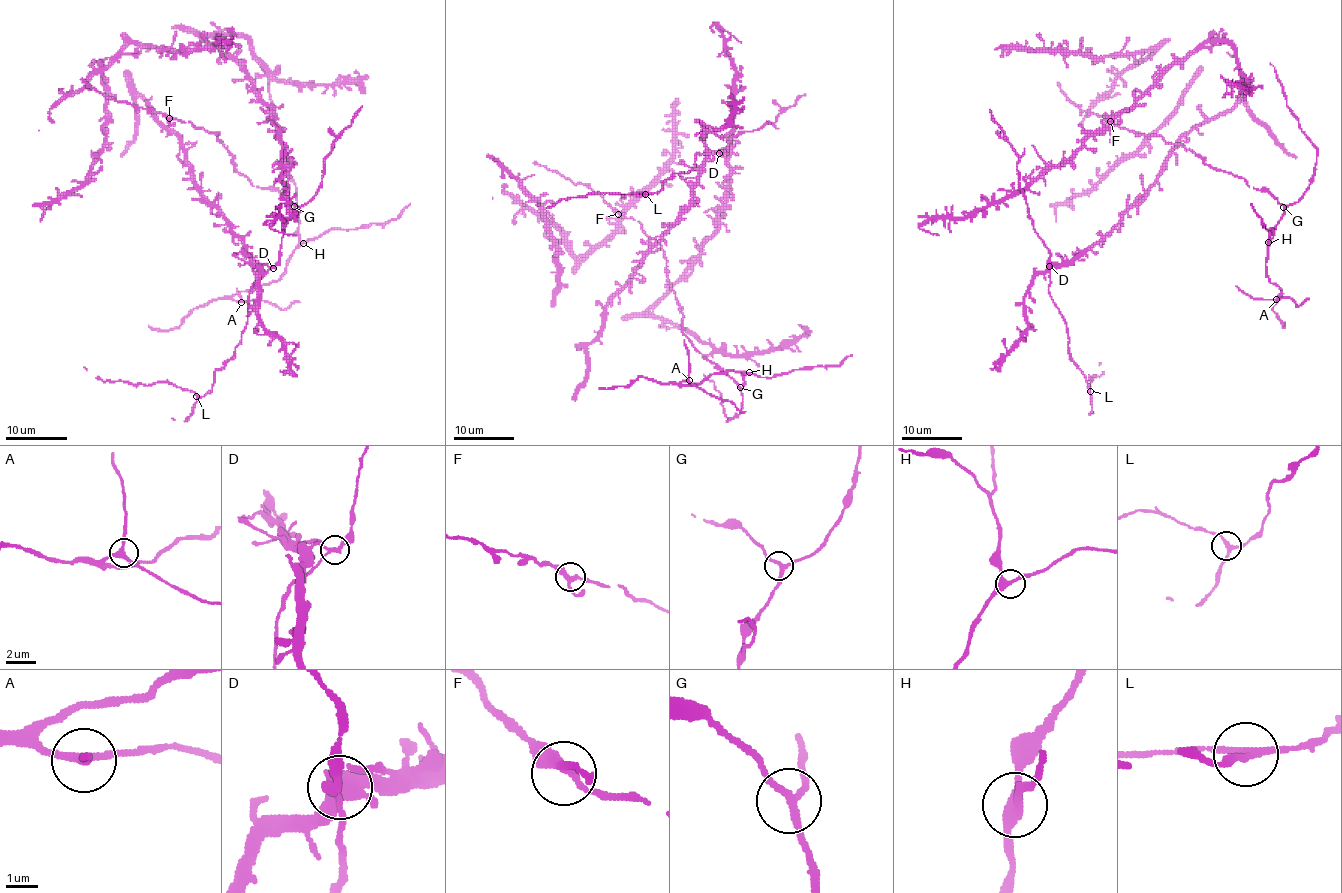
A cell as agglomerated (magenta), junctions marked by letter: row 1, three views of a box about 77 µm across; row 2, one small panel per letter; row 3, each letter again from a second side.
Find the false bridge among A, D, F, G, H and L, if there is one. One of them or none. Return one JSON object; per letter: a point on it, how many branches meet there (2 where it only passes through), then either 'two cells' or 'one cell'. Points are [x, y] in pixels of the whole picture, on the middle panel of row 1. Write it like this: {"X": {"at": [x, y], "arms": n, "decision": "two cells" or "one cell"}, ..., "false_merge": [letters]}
{"A": {"at": [689, 380], "arms": 3, "decision": "one cell"}, "D": {"at": [719, 153], "arms": 3, "decision": "one cell"}, "F": {"at": [618, 214], "arms": 3, "decision": "one cell"}, "G": {"at": [740, 387], "arms": 3, "decision": "one cell"}, "H": {"at": [749, 372], "arms": 3, "decision": "one cell"}, "L": {"at": [645, 194], "arms": 3, "decision": "one cell"}, "false_merge": []}

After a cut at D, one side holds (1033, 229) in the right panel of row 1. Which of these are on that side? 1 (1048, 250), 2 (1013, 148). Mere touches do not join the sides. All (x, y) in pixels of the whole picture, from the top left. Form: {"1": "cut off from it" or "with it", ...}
{"1": "with it", "2": "with it"}

